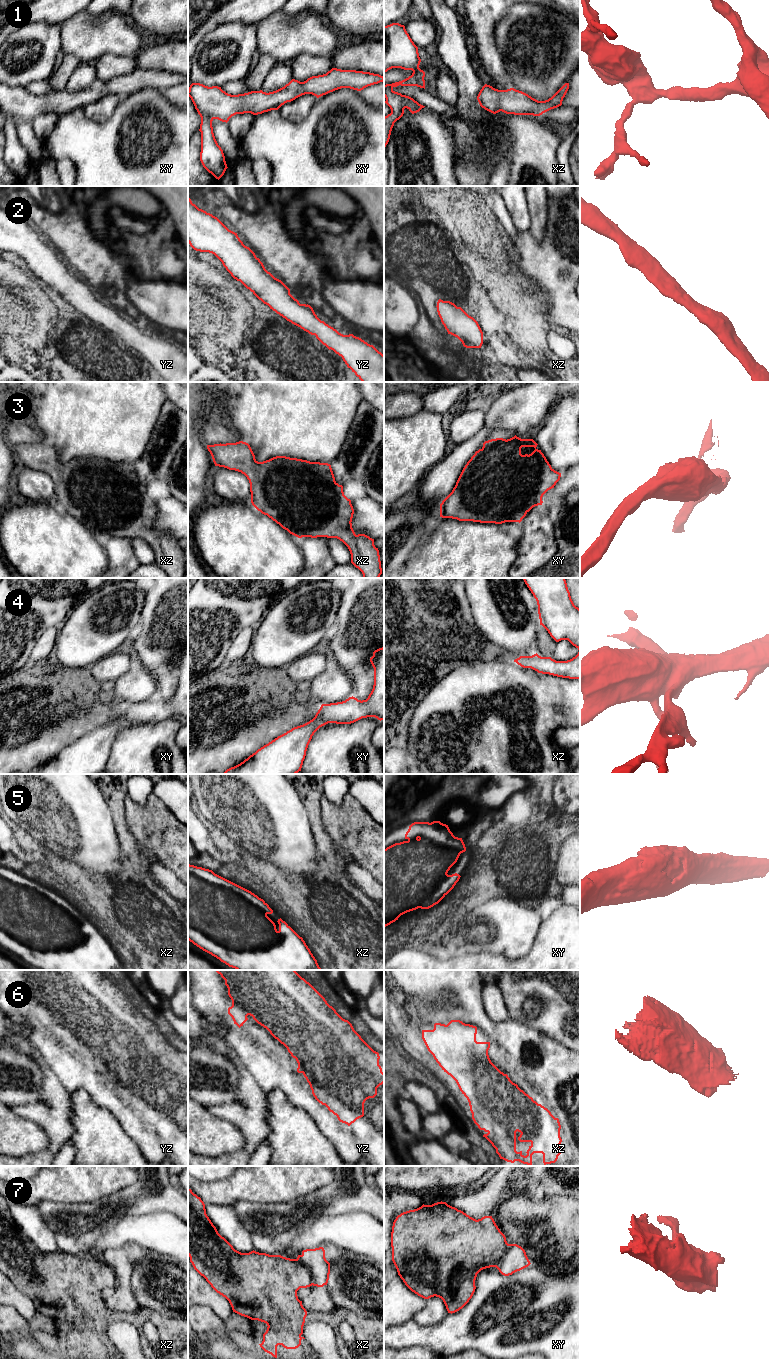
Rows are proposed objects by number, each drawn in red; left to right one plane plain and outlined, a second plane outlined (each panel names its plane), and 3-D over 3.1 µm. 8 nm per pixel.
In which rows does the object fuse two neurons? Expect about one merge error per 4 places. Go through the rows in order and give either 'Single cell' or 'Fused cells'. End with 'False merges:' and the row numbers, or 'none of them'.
1: Single cell
2: Single cell
3: Single cell
4: Single cell
5: Single cell
6: Single cell
7: Fused cells
False merges: 7

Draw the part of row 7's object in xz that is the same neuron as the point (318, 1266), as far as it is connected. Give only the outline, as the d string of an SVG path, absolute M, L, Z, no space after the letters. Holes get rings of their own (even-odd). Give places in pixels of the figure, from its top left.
M323 1247L306 1249L298 1255L297 1260L307 1265L312 1276L312 1285L323 1287L327 1285L330 1274L330 1263L325 1258Z

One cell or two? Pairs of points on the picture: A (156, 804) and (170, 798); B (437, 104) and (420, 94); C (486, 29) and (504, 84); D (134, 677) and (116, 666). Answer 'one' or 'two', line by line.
A: two
B: one
C: one
D: two

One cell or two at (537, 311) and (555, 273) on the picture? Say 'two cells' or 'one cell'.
two cells

